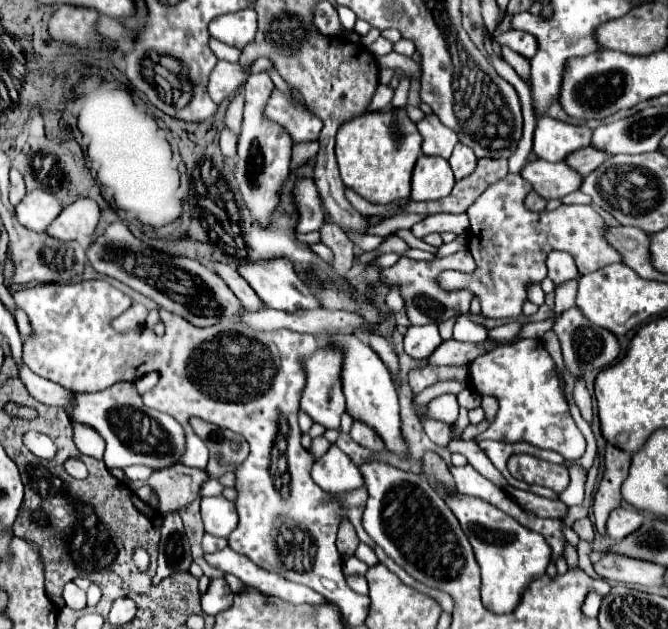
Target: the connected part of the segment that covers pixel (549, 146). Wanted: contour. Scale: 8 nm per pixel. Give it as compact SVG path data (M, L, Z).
M541 117L535 127L533 153L545 161L563 161L567 153L587 147L591 129L585 125L563 123L553 117Z

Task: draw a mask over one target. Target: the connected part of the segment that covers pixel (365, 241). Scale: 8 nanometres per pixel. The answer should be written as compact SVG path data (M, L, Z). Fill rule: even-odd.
M367 235L367 237L361 237L359 239L359 249L367 249L367 251L373 251L377 249L387 237L379 237L379 235Z

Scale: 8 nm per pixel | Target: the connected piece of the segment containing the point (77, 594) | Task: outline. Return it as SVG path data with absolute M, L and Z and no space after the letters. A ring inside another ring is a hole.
M67 583L65 585L63 599L65 599L65 605L71 607L71 609L85 609L87 607L87 603L85 603L85 591L79 589L75 583Z

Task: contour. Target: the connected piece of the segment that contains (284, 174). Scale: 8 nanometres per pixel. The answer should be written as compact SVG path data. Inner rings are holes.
M267 73L251 75L243 85L245 95L245 113L243 125L237 143L237 157L235 157L235 179L239 183L239 191L243 195L243 203L249 209L253 221L261 227L269 227L273 211L279 207L279 193L283 183L289 177L289 161L291 161L291 137L281 125L263 119L263 105L267 97L275 89L273 81Z

